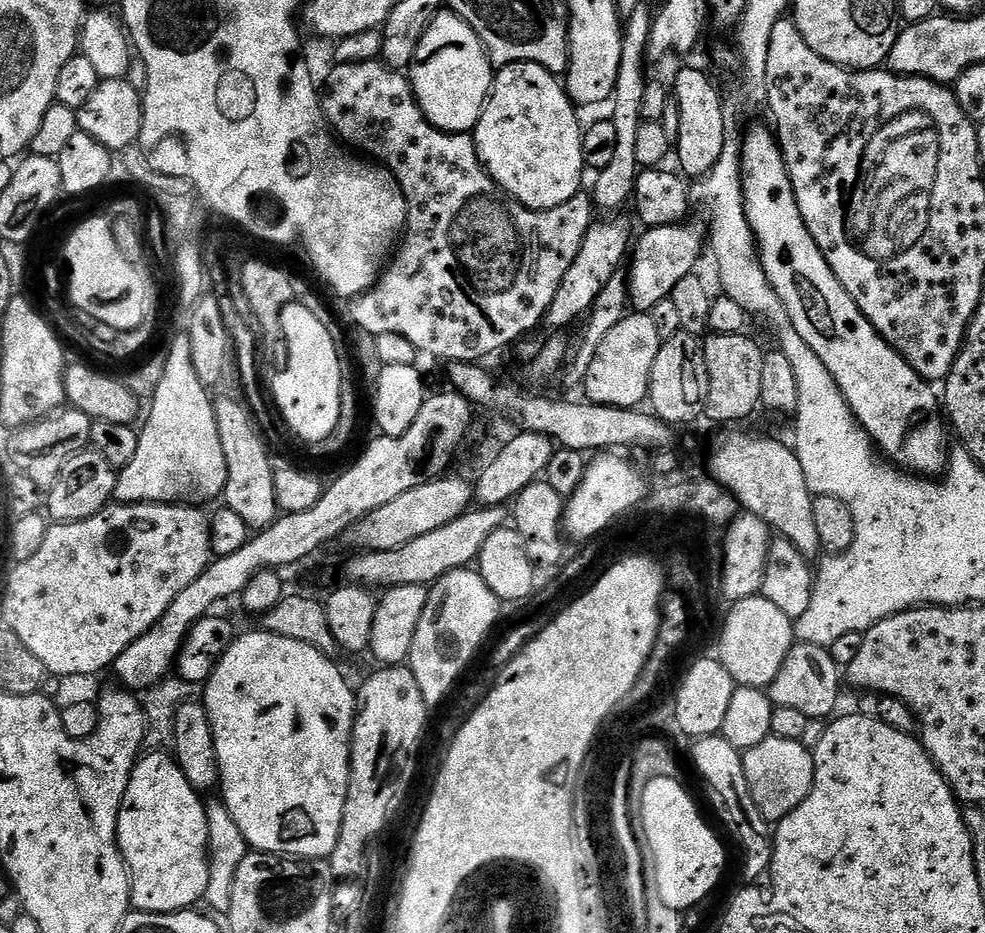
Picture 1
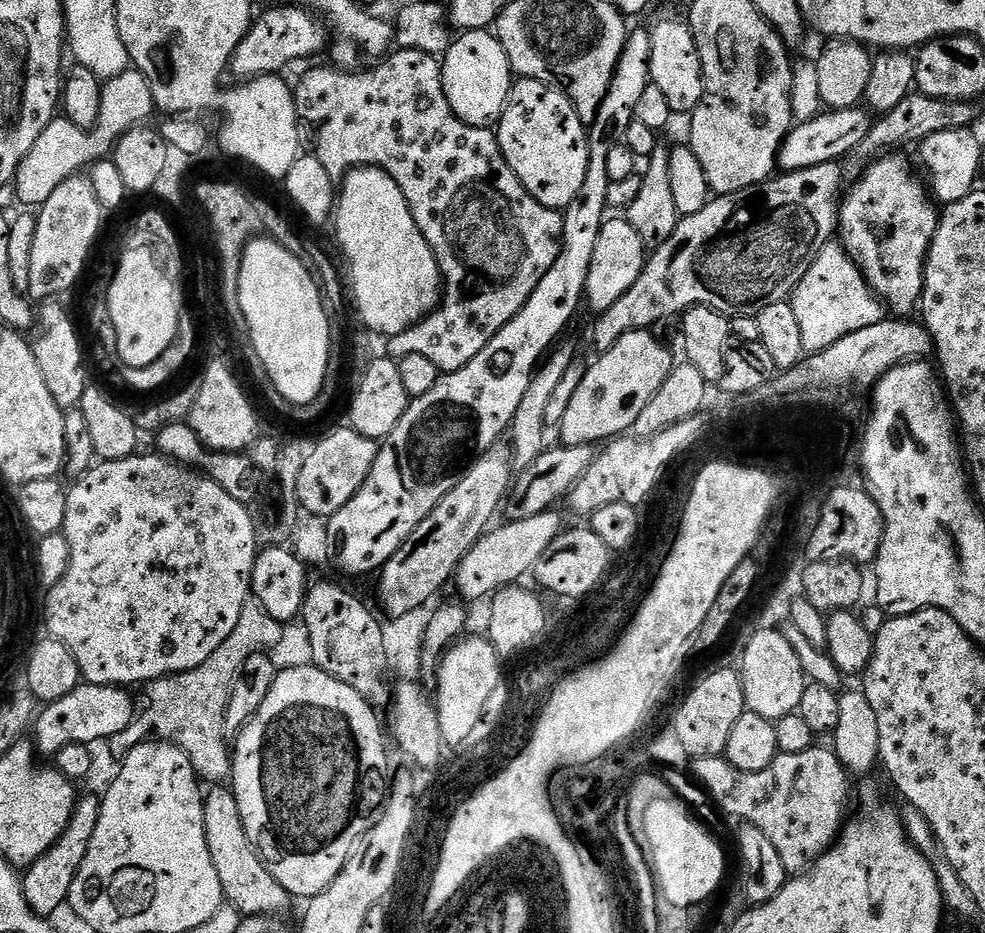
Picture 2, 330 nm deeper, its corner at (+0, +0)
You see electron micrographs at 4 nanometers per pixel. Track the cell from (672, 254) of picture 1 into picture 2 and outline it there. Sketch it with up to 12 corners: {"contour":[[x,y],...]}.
{"contour":[[863,107],[821,111],[780,146],[784,172],[835,164],[874,123]]}

